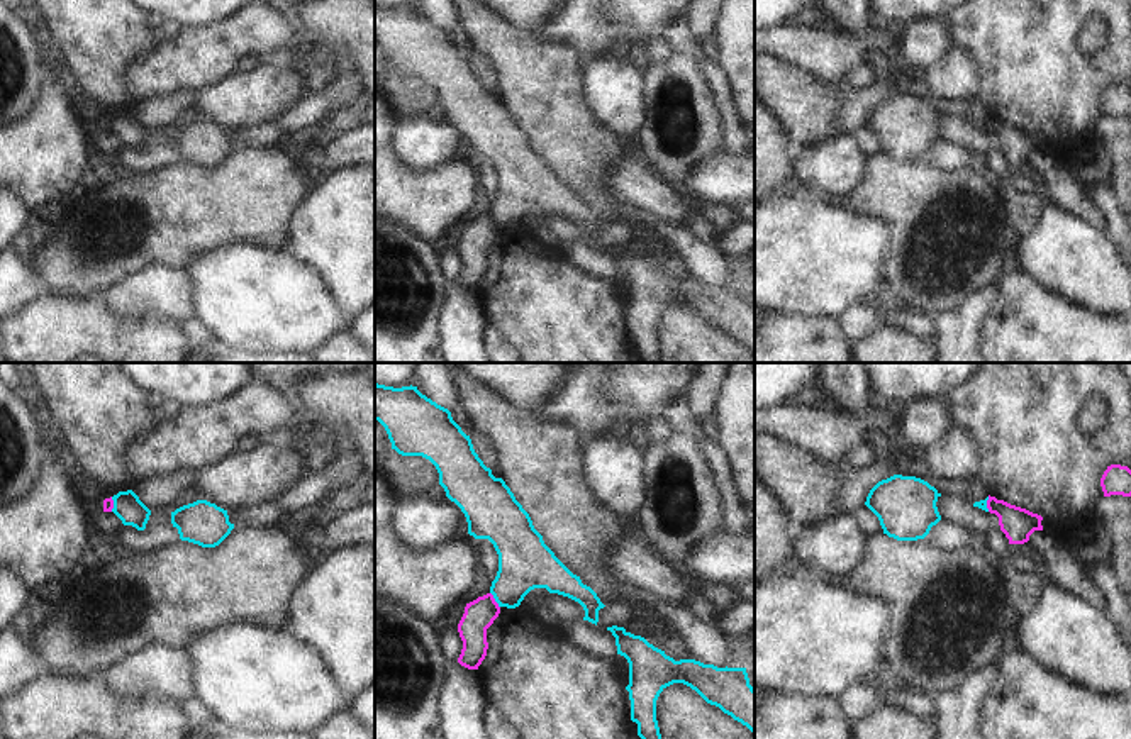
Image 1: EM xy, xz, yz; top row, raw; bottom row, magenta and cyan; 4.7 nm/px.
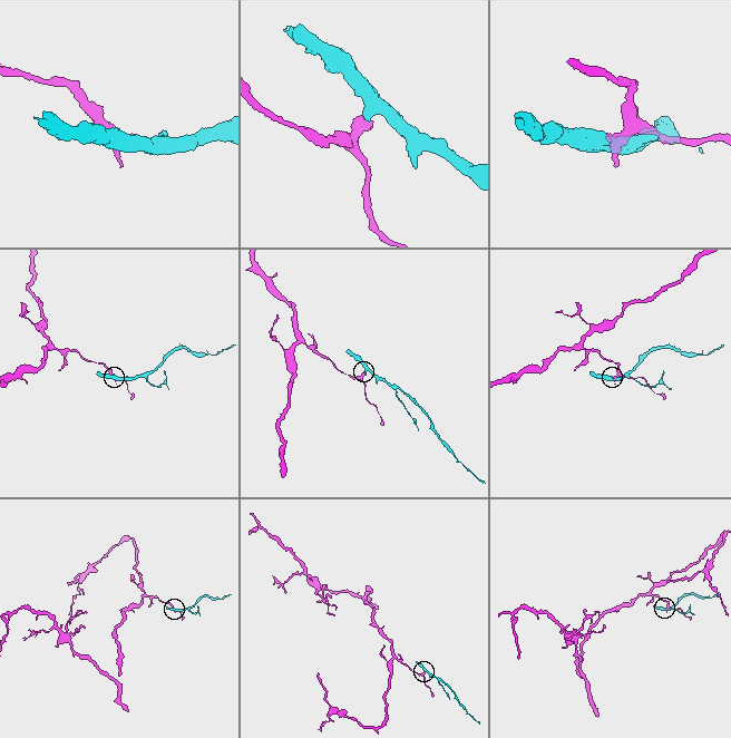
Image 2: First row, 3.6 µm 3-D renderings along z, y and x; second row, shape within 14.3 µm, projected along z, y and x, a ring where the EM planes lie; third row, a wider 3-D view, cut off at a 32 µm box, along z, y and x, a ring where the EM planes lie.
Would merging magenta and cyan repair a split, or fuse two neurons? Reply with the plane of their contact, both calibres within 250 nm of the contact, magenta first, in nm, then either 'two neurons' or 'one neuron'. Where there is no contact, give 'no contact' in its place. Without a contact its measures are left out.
xz | 150/260 nm | two neurons

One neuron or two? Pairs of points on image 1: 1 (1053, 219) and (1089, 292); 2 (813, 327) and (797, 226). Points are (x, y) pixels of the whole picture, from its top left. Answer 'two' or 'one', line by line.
1: one
2: two

